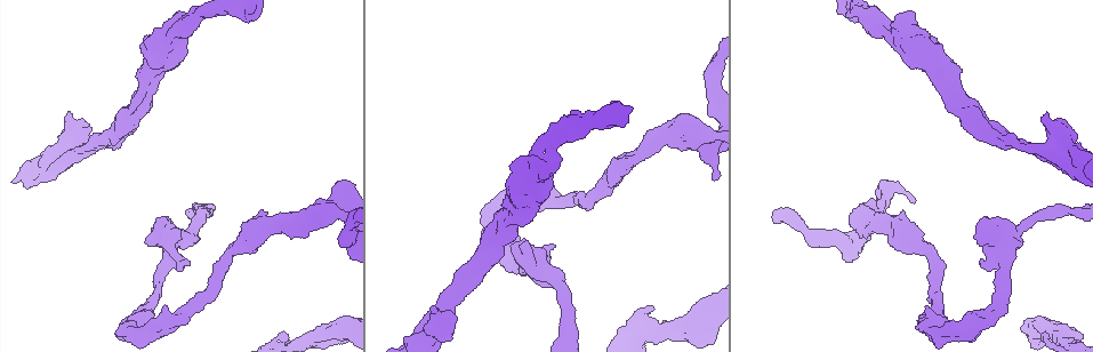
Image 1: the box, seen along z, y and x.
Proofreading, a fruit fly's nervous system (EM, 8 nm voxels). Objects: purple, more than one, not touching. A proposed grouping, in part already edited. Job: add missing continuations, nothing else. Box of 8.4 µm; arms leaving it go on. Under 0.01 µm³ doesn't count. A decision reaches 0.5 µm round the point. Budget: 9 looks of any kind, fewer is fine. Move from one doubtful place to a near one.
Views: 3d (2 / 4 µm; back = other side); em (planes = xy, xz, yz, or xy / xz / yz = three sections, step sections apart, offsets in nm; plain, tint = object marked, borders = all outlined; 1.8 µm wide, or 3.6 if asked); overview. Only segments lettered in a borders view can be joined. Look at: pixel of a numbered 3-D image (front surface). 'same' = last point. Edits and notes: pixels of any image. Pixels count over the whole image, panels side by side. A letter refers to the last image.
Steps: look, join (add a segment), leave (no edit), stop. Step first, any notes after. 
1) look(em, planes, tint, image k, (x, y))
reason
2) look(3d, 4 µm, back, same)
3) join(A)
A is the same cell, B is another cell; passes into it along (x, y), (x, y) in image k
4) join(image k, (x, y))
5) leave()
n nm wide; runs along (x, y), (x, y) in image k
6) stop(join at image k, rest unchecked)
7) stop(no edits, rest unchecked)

look(em, xz, step 4, tint, image 1, (948, 332))
sharp bend

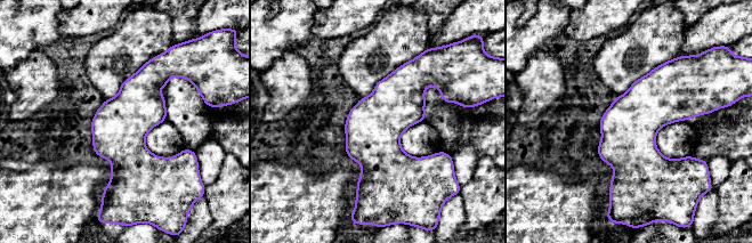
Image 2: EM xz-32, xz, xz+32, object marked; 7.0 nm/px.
look(em, planes, tint, same)
another direction

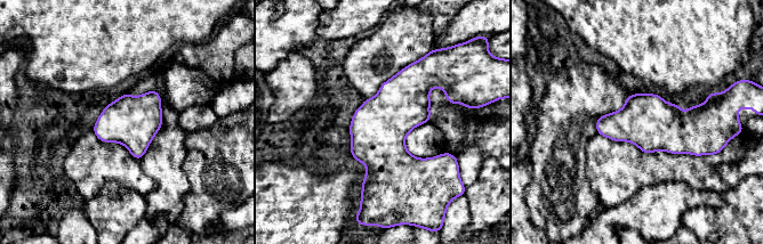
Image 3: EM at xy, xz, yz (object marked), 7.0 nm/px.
look(em, planes, borders, same)

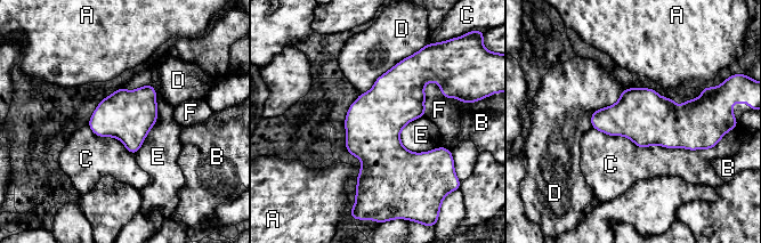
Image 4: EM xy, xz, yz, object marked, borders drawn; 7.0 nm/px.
leave()
A, B, C, D, E and F are other cells; border along (592, 127), (639, 147), (706, 150) in image 4; none of them fits

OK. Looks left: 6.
look(em, planes, borders, image 1, (651, 308))
free end

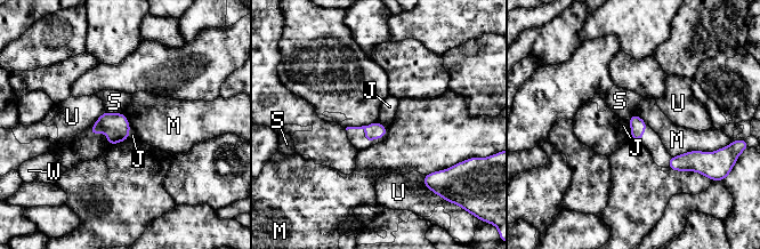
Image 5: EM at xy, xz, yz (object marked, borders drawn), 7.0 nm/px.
leave()
M touches over 220 nm; J, M, S, U and W are other cells; none of them fits

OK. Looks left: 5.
look(em, planes, tint, image 1, (81, 152))
four arms meet

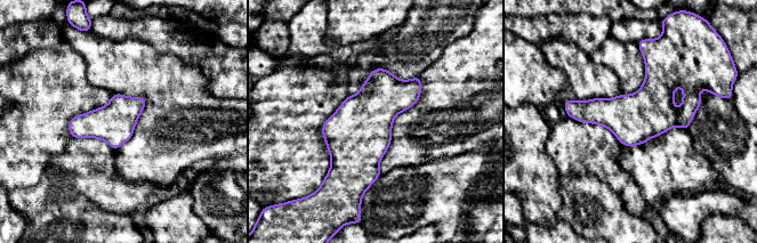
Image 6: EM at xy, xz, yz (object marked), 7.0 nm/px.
look(em, planes, borders, same)

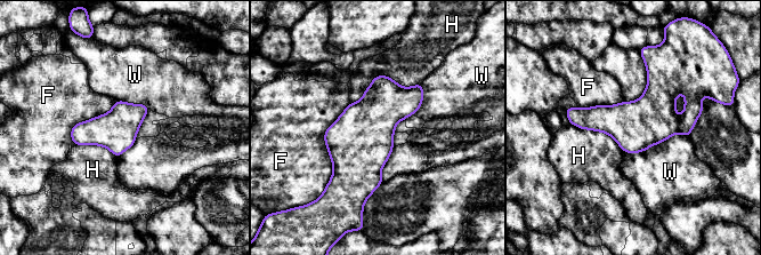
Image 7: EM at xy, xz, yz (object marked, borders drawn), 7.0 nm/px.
leave()
F, H and W are other cells; border along (688, 136), (624, 152) in image 7; no lettered segment goes on from it

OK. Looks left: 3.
look(3d, 2 µm, back, image 1, (560, 160))

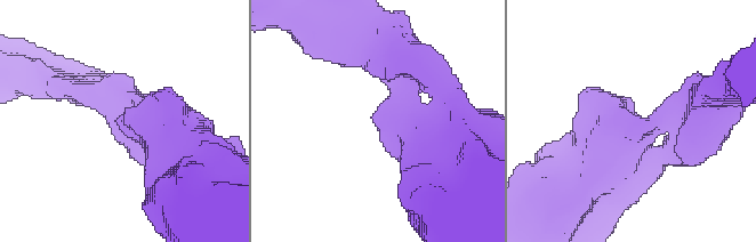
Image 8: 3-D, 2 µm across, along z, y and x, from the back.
look(em, xz, step 8, borders, image 8, (375, 117))
need the tissue

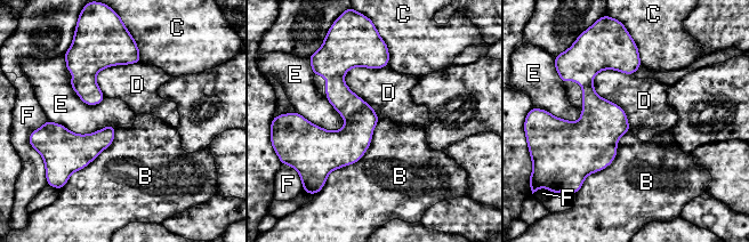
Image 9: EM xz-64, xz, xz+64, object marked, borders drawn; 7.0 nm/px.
leave()
B, C, D, E and F are other cells; runs along (635, 51), (588, 75), (587, 170) in image 9; none of them fits

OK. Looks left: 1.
stop(no edits, rest unchecked)

